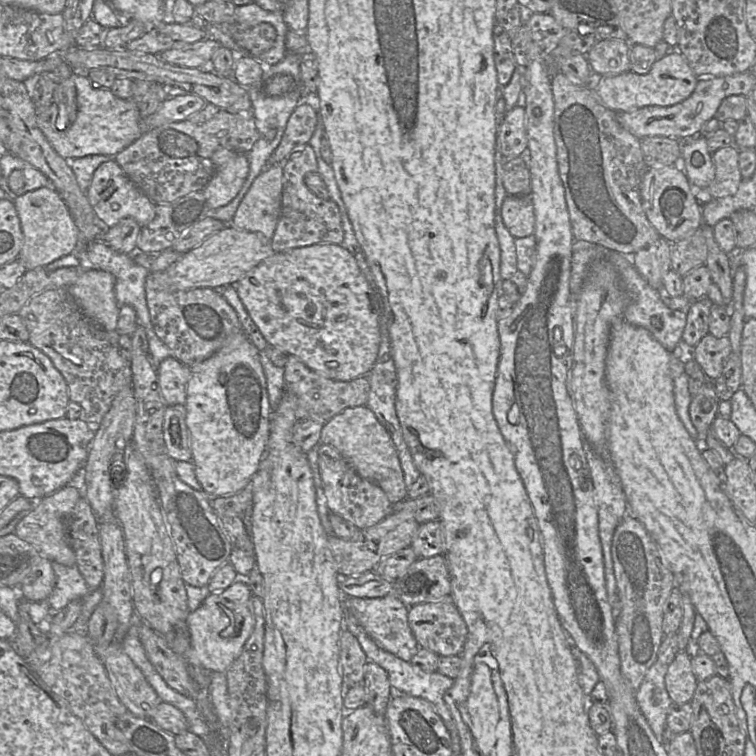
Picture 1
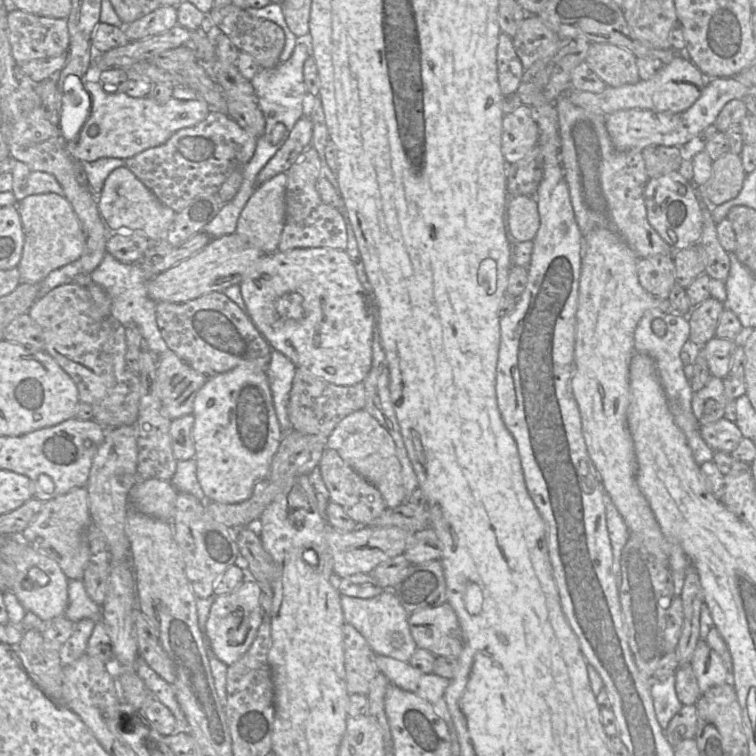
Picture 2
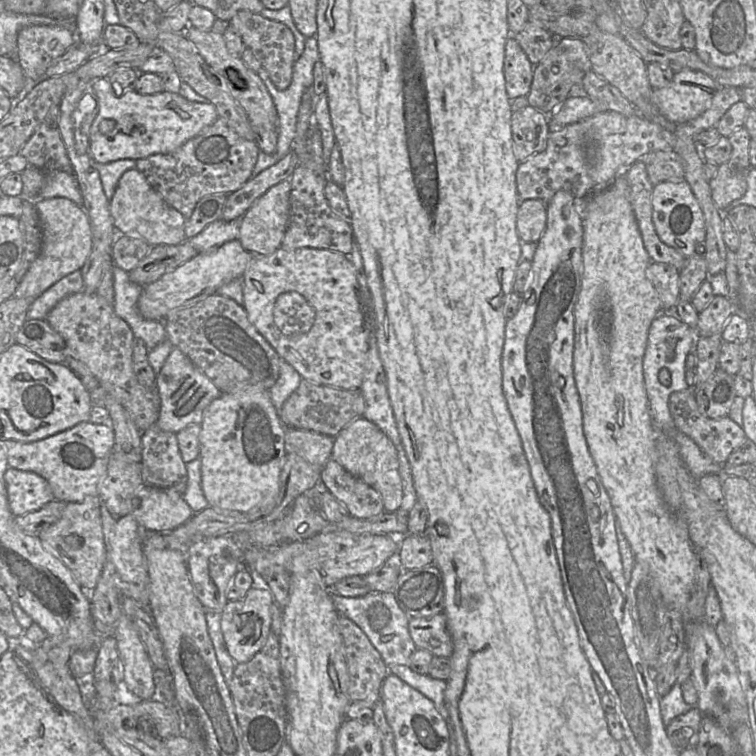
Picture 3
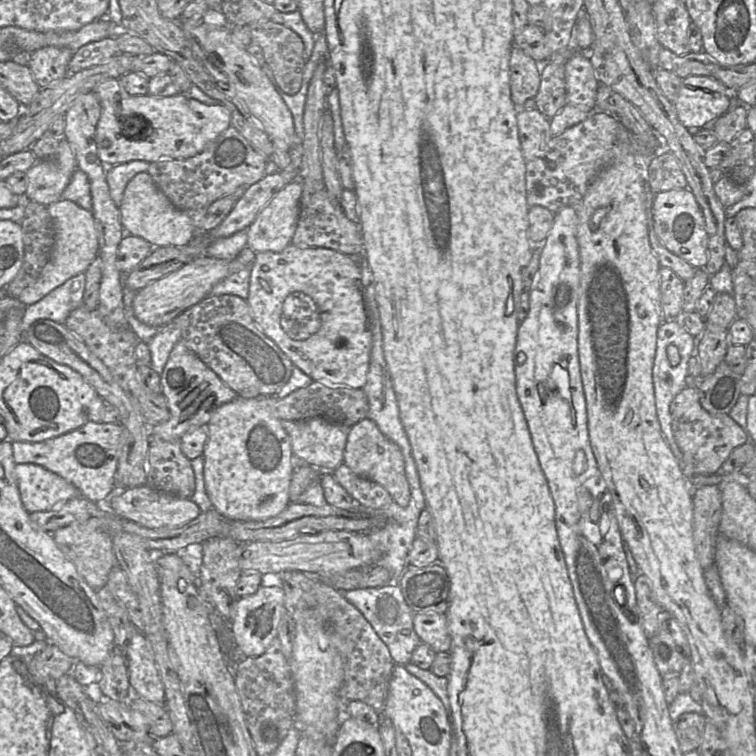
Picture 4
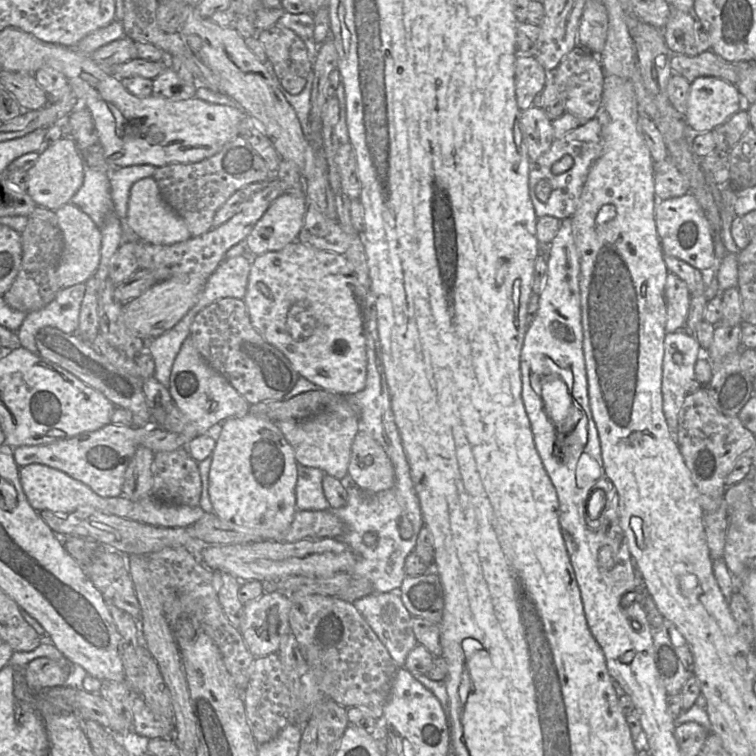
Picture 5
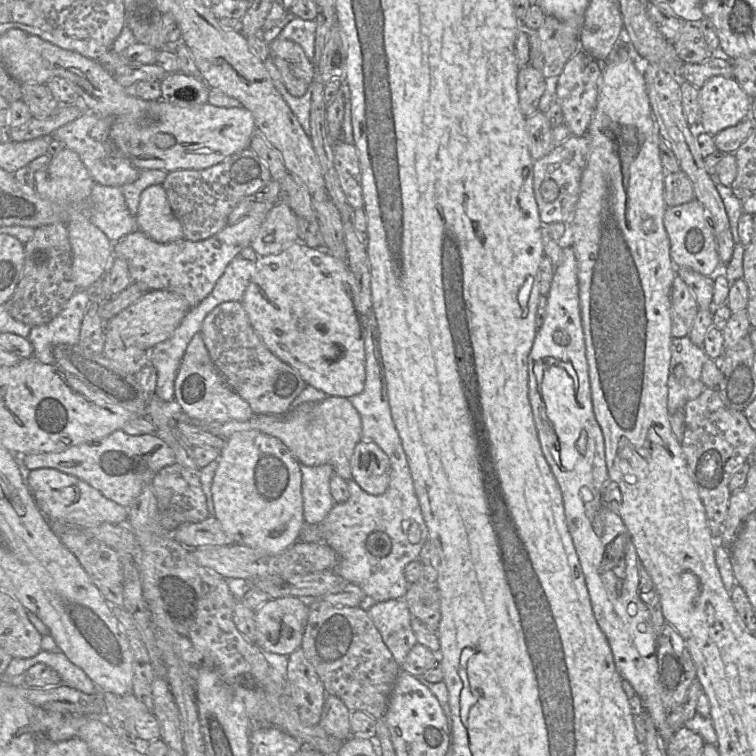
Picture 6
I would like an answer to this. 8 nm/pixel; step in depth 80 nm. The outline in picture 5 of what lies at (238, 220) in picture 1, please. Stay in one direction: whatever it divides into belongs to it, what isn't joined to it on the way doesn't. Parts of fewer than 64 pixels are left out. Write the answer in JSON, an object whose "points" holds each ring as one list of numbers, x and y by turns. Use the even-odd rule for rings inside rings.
{"points":[[304,191,284,192,275,199,246,238,254,255,280,251,297,241,304,223,307,200]]}

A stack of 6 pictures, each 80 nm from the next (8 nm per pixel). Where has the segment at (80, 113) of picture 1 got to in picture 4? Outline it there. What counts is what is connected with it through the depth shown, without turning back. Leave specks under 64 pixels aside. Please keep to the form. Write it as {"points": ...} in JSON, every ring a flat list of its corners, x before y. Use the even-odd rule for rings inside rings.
{"points":[[108,79,92,90,98,97,101,114,96,125,98,157,107,171,116,164,134,160,148,163,165,159,187,159,202,152,209,143,231,126,230,111,221,104,207,105,186,94,167,97,131,95,120,84,119,79]]}

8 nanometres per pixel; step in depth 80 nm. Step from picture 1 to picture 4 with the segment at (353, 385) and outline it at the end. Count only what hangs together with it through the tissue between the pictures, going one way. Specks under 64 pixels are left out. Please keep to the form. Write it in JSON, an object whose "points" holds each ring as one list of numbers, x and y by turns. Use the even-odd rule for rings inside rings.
{"points":[[312,382,309,386,299,389,284,398,267,397,265,407,281,421,299,422,311,418,322,418,346,427,352,427,365,419,368,414,368,402,361,388,333,386]]}

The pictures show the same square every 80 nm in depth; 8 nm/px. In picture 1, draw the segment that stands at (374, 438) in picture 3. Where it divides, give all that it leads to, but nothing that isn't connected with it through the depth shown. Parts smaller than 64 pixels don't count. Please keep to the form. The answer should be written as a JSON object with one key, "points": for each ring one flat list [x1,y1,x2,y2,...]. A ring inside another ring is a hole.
{"points":[[366,405,347,408,324,423,320,444,334,447,361,477,376,483,393,505,408,499,408,488,392,438]]}

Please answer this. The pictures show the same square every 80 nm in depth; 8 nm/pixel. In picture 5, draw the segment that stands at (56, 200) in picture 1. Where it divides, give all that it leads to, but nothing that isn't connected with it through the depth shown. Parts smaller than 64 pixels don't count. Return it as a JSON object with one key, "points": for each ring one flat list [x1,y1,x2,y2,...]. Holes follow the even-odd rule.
{"points":[[67,203,56,211,58,224,63,235,63,252,56,270,57,285,62,289,86,283,95,275,101,258,101,228,75,204]]}

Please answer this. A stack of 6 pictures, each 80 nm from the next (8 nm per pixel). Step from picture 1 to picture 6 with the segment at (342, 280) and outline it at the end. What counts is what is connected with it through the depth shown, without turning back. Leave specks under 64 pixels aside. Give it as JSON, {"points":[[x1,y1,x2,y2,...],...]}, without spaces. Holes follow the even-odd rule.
{"points":[[300,241,277,254,259,257,241,303,250,324,265,346,281,361,294,368,310,385,327,396,350,398,365,386,365,325,353,300,353,277,346,260]]}

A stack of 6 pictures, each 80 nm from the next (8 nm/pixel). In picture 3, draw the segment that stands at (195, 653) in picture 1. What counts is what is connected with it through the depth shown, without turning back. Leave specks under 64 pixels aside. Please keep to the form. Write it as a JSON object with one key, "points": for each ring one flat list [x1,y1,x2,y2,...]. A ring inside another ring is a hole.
{"points":[[253,586,241,600,228,601,221,612,221,631,230,656,235,663,249,661,266,643,271,631,271,606,274,602,270,590,257,589]]}

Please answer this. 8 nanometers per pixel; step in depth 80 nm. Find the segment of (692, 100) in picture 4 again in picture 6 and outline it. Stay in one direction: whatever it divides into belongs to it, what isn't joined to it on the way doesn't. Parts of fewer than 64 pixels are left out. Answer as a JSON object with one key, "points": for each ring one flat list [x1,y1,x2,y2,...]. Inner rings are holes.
{"points":[[716,76,699,89,702,119,697,133,712,136,750,118,752,98,735,78]]}

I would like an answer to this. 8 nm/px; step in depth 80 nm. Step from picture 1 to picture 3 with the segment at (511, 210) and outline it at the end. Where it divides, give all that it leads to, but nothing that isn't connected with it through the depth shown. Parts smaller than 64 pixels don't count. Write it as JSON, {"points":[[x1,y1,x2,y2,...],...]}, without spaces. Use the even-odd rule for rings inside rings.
{"points":[[529,199,520,202,516,229,521,241,537,243,547,226,546,204,538,199]]}

